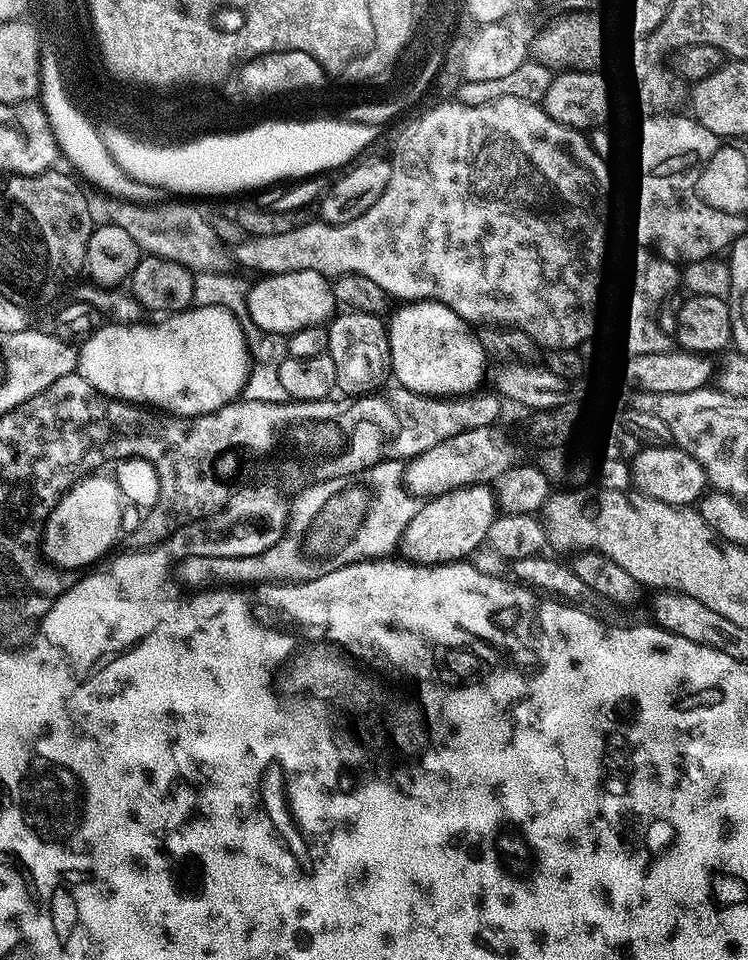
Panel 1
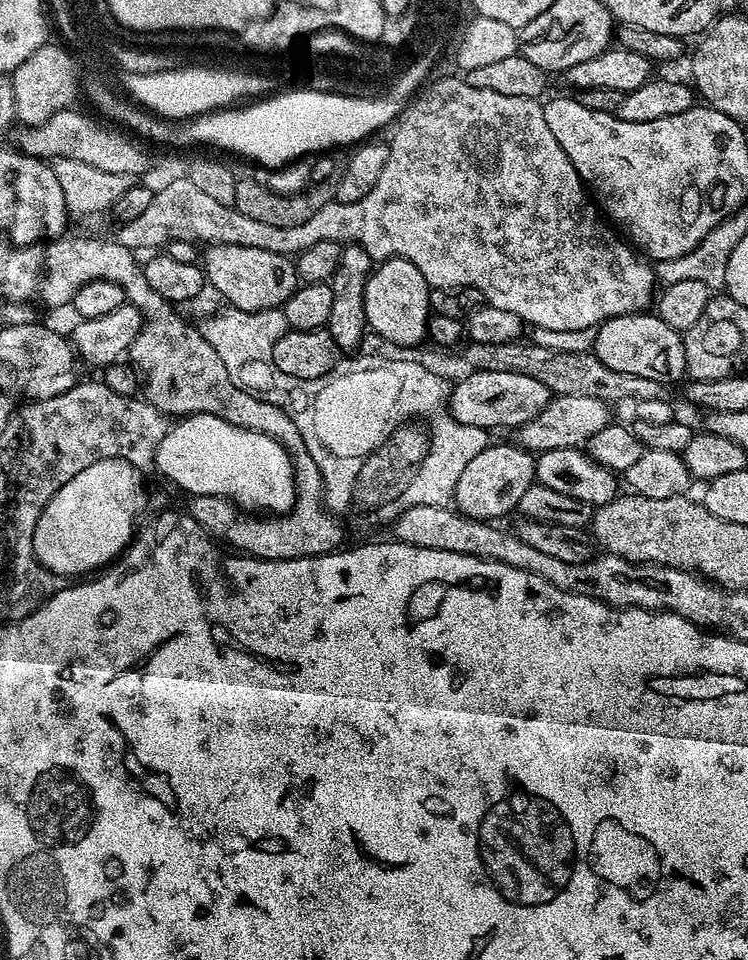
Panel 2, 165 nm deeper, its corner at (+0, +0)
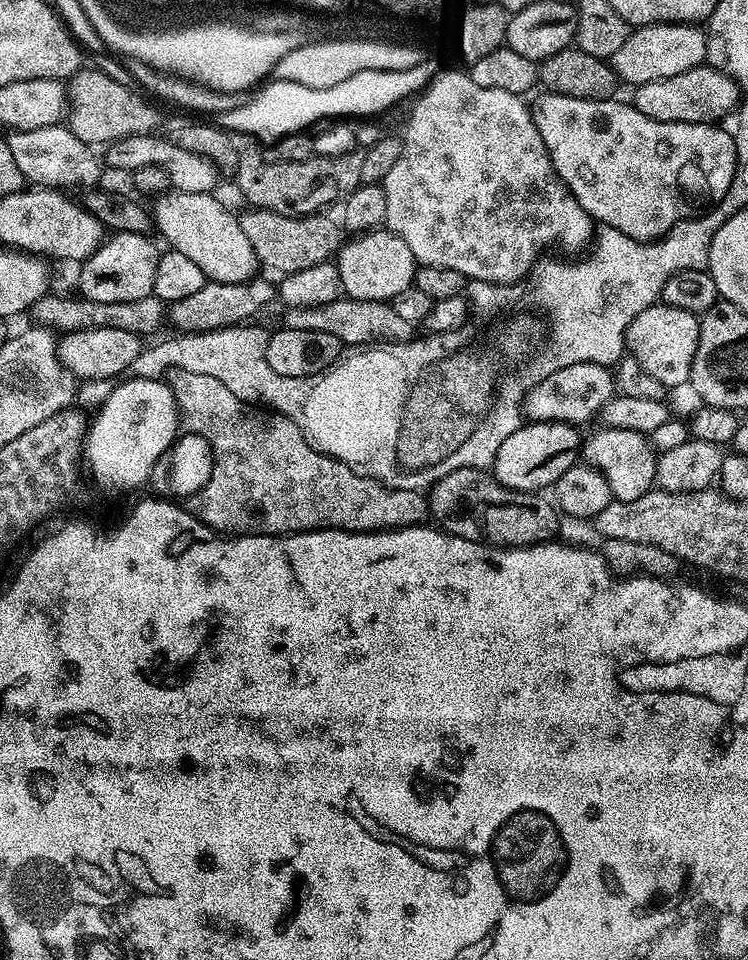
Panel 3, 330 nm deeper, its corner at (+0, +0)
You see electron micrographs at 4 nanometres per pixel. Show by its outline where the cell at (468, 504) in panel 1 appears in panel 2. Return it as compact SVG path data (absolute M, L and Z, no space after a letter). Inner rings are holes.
M515 442L509 444L489 443L462 470L454 497L455 511L471 520L499 521L507 512L515 513L520 506L522 494L530 490L536 479L536 456Z

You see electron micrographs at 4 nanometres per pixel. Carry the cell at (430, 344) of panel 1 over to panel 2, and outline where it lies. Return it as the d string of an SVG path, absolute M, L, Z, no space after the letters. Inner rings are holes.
M397 256L393 260L381 260L368 274L364 287L364 318L369 329L372 328L388 344L408 348L428 335L430 309L428 305L429 287L422 270L414 262Z

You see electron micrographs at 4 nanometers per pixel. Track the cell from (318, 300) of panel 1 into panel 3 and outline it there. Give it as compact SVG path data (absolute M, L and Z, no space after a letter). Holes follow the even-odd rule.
M169 190L155 197L156 205L150 208L155 231L164 235L171 251L186 254L202 270L208 282L246 282L257 275L258 261L242 234L237 213L227 212L224 204L210 192L186 194Z

